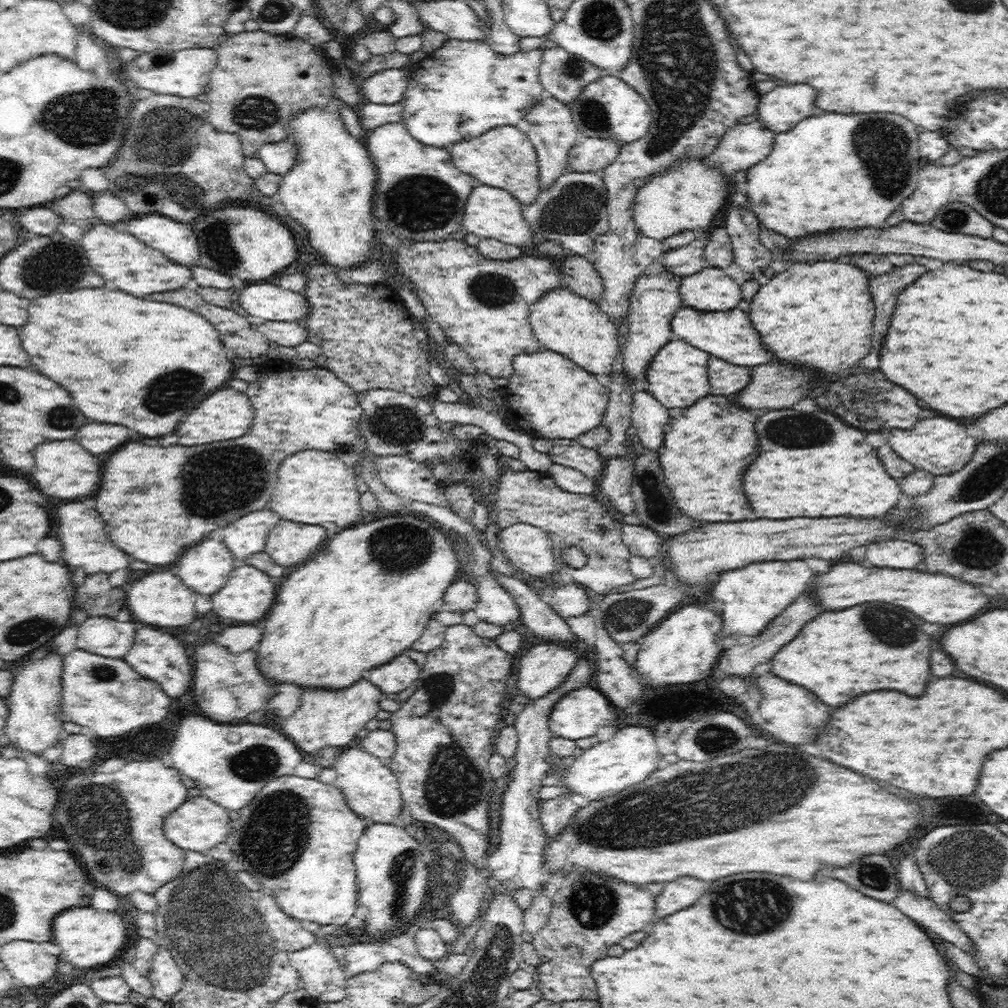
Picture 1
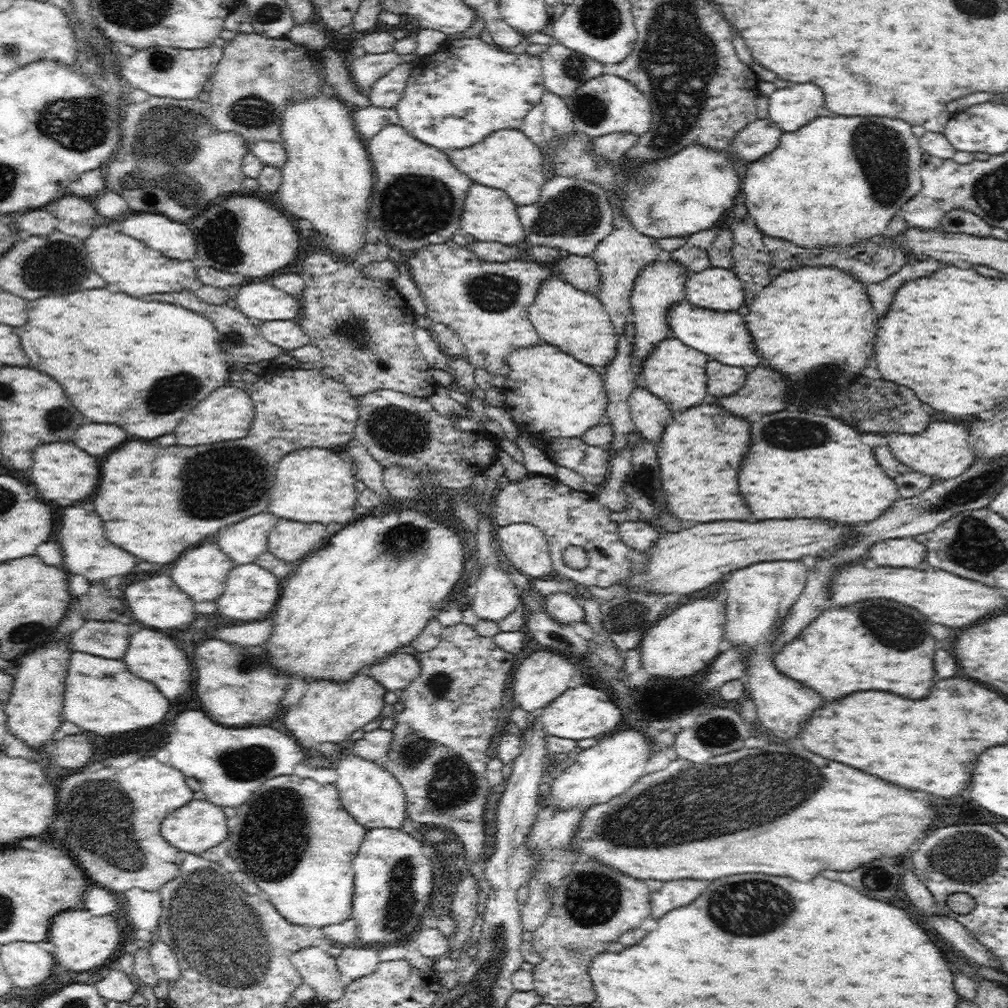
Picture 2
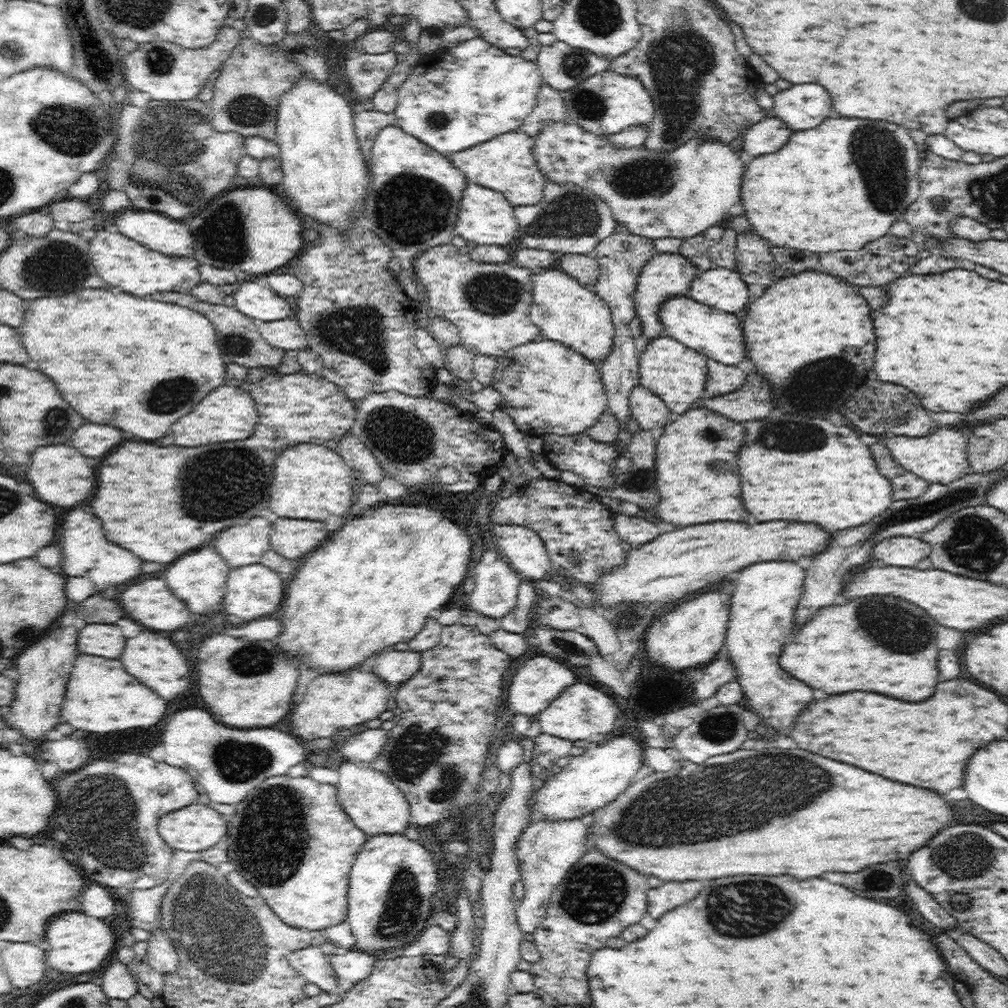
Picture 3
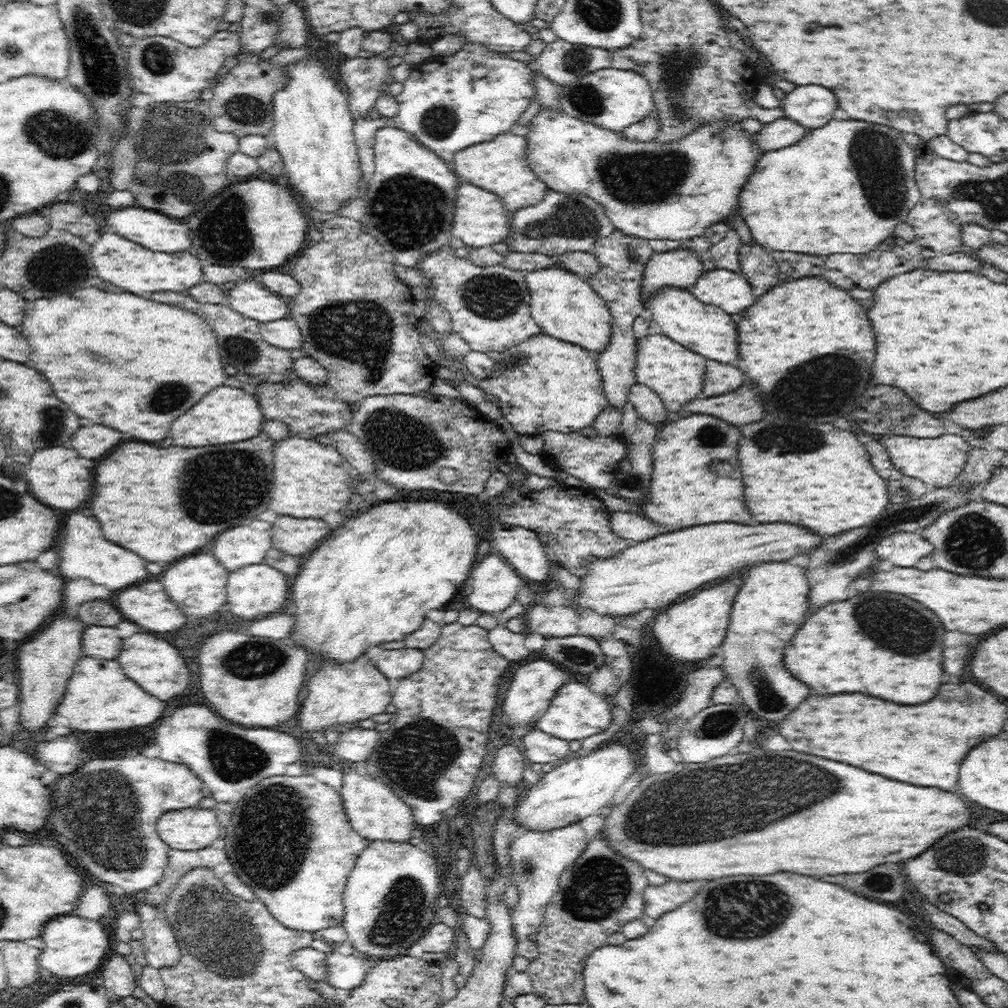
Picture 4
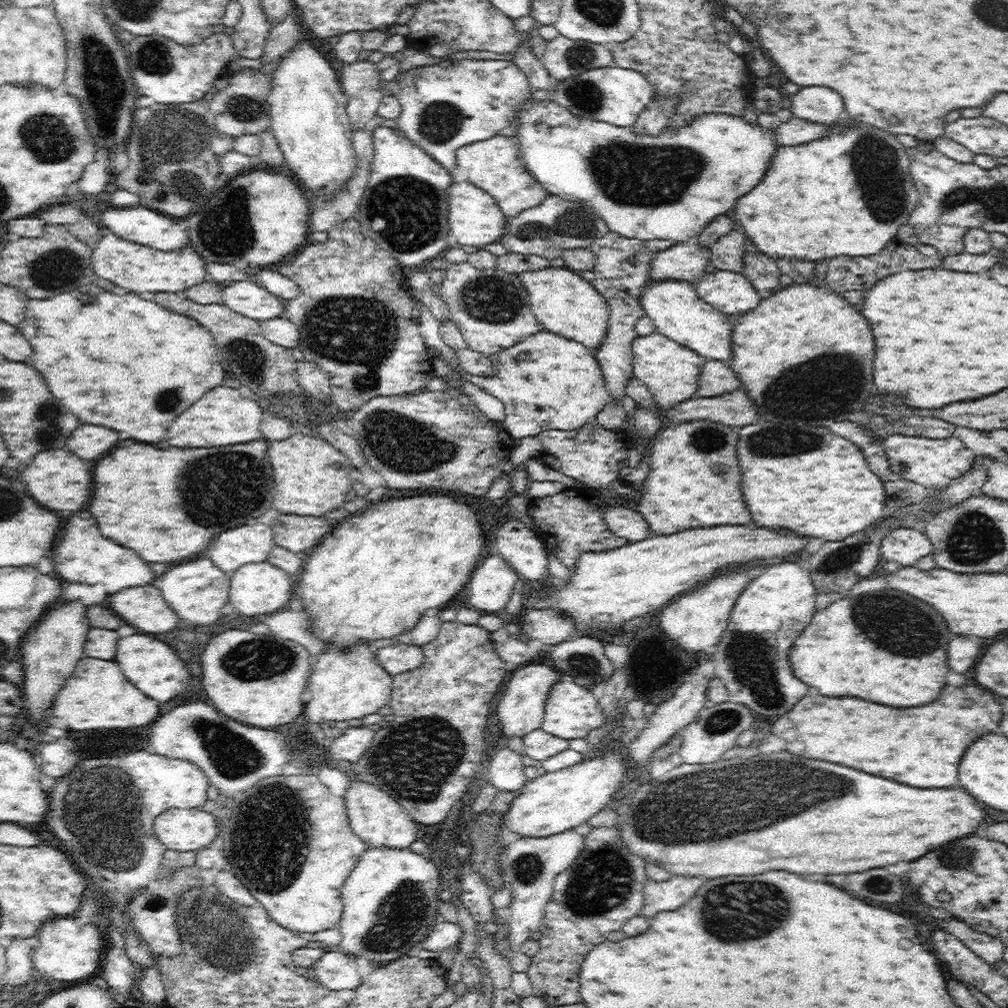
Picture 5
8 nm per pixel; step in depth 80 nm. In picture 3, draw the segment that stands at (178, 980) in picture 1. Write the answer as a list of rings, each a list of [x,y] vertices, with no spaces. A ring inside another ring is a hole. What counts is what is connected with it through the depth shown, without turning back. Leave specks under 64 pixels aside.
[[[160,928],[149,933],[146,961],[162,974],[175,973],[179,965],[179,956],[172,939]]]

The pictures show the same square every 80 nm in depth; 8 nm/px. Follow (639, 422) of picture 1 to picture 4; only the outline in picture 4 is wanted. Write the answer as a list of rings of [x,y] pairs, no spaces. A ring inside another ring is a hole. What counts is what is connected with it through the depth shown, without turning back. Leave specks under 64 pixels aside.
[[[634,383],[630,387],[627,400],[632,402],[638,418],[662,426],[668,410],[662,399],[649,386]]]

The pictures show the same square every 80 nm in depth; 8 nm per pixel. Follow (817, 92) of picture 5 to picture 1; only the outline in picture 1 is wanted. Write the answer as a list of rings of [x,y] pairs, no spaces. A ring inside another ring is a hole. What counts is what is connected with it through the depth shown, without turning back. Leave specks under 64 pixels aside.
[[[808,84],[777,86],[772,92],[759,96],[757,119],[774,134],[792,130],[798,122],[814,116],[816,90]]]

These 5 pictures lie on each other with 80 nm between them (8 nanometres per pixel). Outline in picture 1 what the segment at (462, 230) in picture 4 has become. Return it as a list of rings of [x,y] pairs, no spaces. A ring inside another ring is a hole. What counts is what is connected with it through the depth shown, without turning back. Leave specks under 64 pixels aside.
[[[479,184],[472,189],[464,211],[462,230],[472,232],[482,238],[495,238],[514,246],[534,243],[534,236],[523,215],[524,205],[503,188]]]

